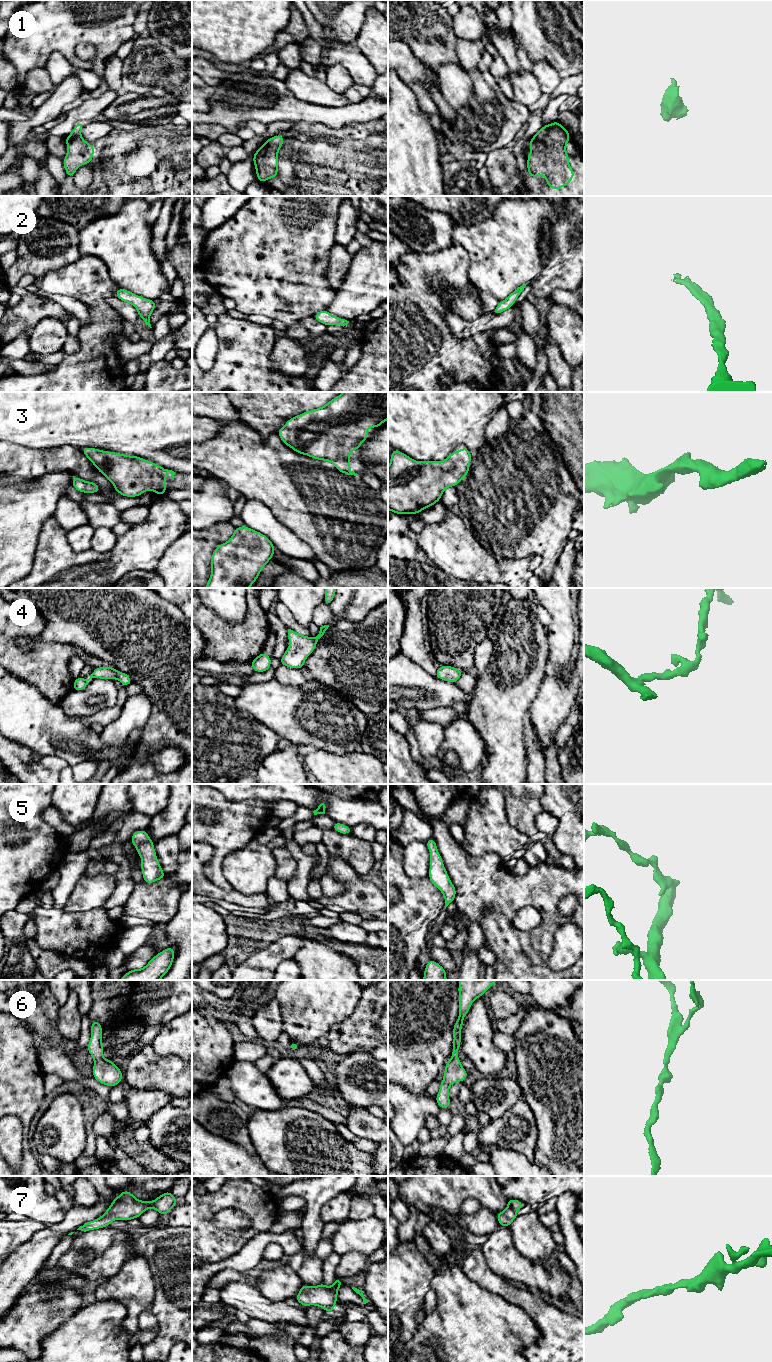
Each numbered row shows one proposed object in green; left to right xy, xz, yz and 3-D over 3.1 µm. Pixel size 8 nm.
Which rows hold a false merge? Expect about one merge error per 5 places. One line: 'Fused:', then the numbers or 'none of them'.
Fused: none of them

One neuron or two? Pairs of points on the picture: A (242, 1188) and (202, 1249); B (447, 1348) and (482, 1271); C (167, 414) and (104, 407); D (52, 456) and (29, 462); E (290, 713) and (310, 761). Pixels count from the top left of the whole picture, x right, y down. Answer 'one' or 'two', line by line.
A: one
B: two
C: one
D: one
E: two

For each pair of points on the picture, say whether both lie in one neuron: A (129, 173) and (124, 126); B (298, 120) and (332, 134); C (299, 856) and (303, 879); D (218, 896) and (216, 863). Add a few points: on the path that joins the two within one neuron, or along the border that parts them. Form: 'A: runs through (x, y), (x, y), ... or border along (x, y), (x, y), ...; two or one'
A: runs through (123, 161), (120, 154), (124, 150), (124, 138); one
B: border along (294, 125), (300, 127); two
C: runs through (303, 862), (303, 873); one
D: border along (204, 867), (204, 875), (214, 884), (232, 889); two

